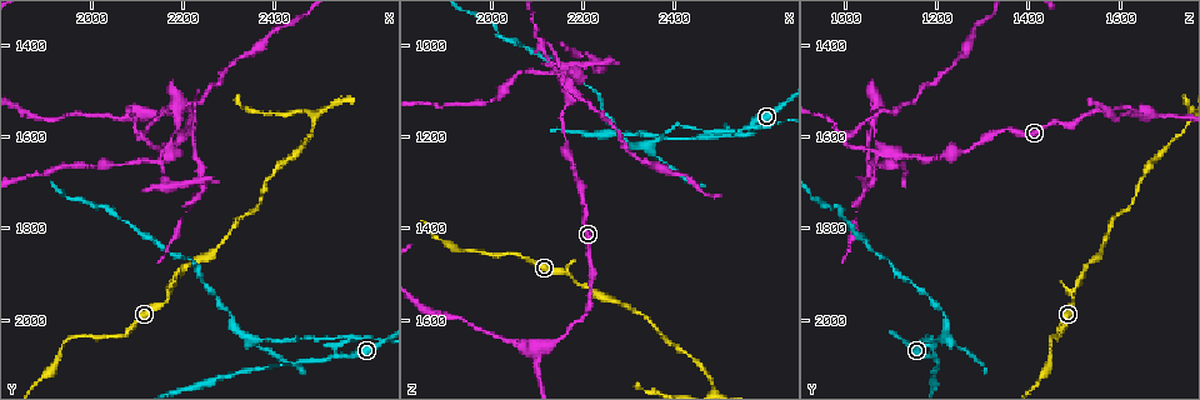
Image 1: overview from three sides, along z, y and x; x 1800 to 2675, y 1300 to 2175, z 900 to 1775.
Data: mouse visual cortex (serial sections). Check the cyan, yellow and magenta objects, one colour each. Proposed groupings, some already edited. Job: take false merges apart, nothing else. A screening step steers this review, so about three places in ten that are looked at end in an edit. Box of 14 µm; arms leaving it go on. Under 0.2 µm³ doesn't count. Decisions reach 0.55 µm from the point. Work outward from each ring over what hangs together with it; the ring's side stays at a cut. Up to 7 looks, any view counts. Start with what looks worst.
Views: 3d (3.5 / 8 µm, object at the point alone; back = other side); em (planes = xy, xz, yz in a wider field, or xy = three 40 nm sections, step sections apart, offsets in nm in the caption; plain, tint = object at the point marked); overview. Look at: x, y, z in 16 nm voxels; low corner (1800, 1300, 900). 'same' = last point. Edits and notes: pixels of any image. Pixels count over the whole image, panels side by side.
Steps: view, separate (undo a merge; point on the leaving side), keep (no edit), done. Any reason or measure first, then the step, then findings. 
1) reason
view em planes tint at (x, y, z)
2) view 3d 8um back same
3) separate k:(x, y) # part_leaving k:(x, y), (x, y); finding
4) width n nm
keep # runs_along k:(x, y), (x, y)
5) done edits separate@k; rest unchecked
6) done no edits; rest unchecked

view 3d 3.5um at (2540, 2080, 1185)

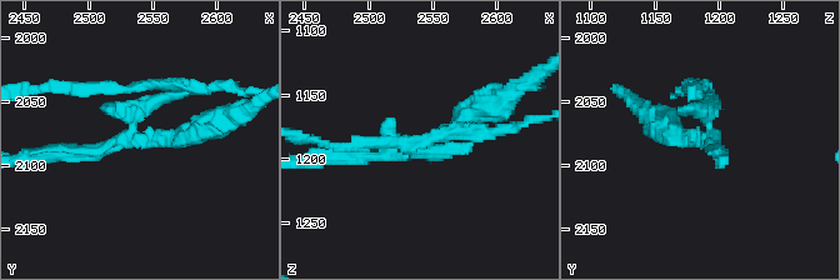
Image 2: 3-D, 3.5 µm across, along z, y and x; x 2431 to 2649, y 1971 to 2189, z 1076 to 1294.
now the EM
view em xy step 3 tint at (2534, 2080, 1192)

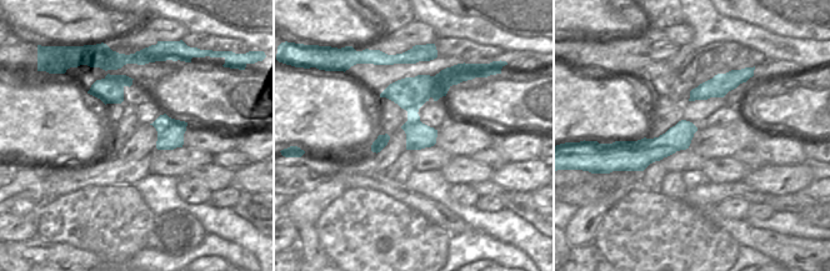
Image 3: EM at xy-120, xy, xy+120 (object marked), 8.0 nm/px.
view em xy step 5 tint same

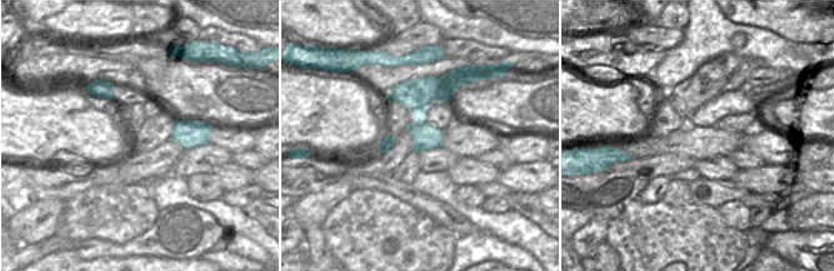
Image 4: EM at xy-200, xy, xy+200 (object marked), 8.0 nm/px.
separate 2:(394, 140) # part_leaving 2:(131, 119), (135, 88), (46, 84); a second cell is stuck on

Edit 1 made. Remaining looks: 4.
abrupt turn
view 3d 3.5um at (2160, 1630, 1080)

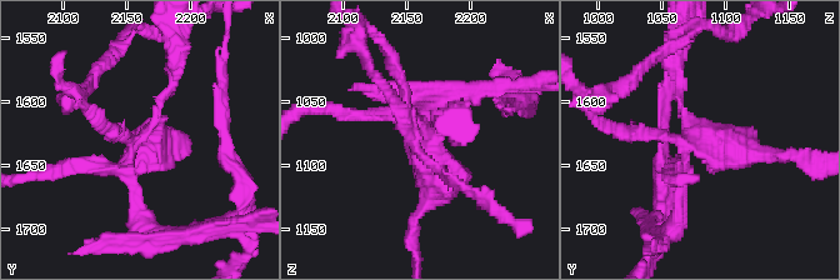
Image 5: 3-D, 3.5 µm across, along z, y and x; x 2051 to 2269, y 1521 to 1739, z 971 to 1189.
need the tissue
view em xy step 2 tint at (2160, 1634, 1074)

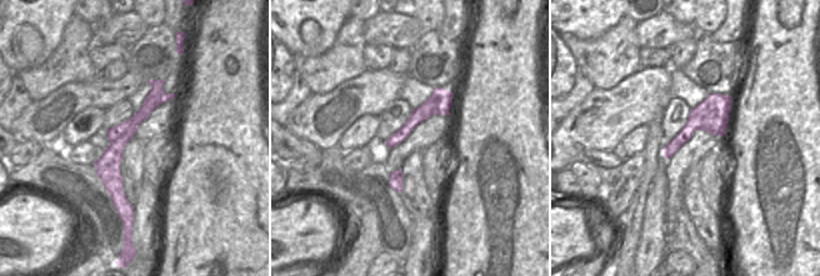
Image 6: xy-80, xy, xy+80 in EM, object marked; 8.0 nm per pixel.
separate 5:(364, 115) # part_leaving 5:(685, 153), (679, 218), (653, 238); a second cell is stuck on

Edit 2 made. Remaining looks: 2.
done edits separate@2, separate@5; rest unchecked

